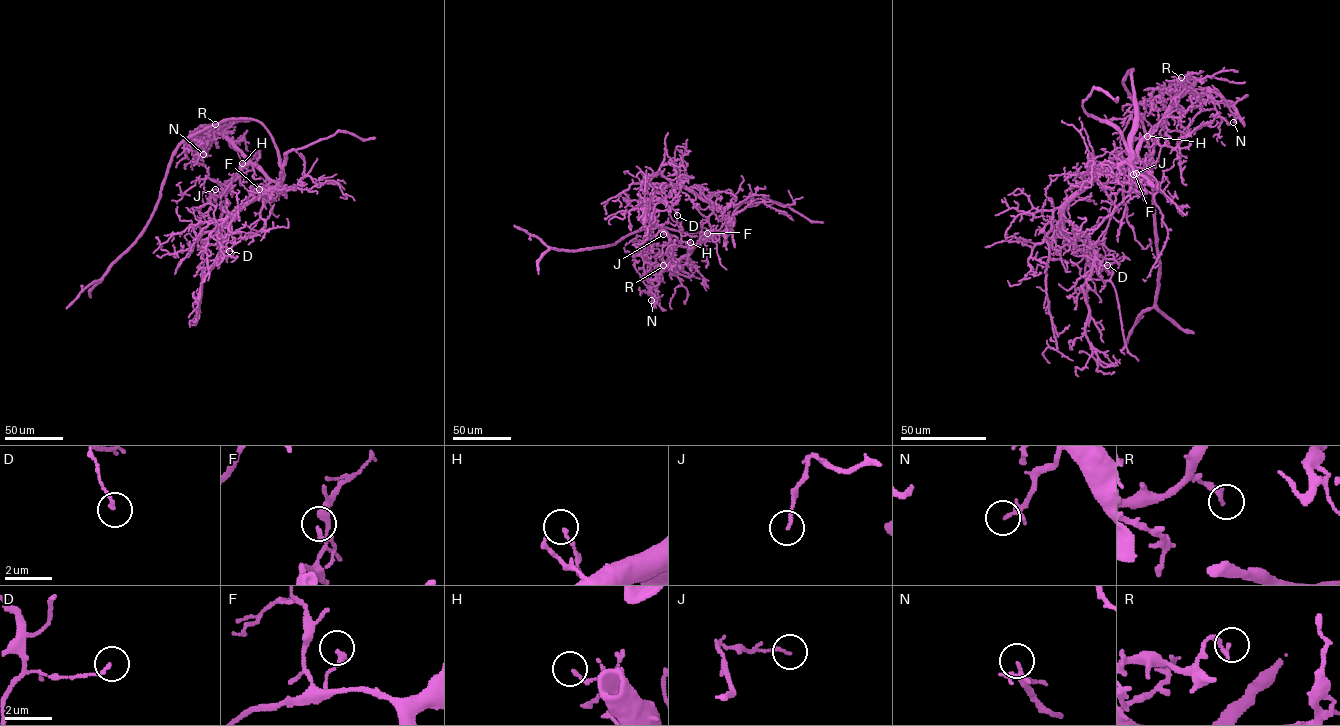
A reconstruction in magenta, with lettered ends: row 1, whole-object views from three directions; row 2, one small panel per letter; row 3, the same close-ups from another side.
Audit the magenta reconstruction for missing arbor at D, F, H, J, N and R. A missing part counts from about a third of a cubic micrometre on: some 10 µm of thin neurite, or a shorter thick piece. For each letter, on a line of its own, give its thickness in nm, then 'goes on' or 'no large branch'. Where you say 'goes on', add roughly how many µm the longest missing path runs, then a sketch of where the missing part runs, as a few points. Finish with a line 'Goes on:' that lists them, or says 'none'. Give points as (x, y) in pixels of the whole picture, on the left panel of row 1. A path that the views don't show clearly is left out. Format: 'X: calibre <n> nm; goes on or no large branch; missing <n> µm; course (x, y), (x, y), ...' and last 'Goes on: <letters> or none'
D: calibre 140 nm; no large branch
F: calibre 190 nm; no large branch
H: calibre 150 nm; no large branch
J: calibre 130 nm; no large branch
N: calibre 140 nm; no large branch
R: calibre 180 nm; no large branch
Goes on: none

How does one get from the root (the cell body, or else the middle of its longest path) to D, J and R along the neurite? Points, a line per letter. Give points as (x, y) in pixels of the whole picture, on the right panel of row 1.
D: (1073, 196), (1065, 206), (1064, 217), (1089, 239), (1101, 265), (1107, 265)
J: (1073, 196), (1101, 171), (1127, 163), (1149, 137), (1152, 154), (1134, 183), (1130, 173), (1136, 173)
R: (1073, 196), (1101, 171), (1127, 163), (1133, 158), (1141, 142), (1183, 94), (1181, 77)

